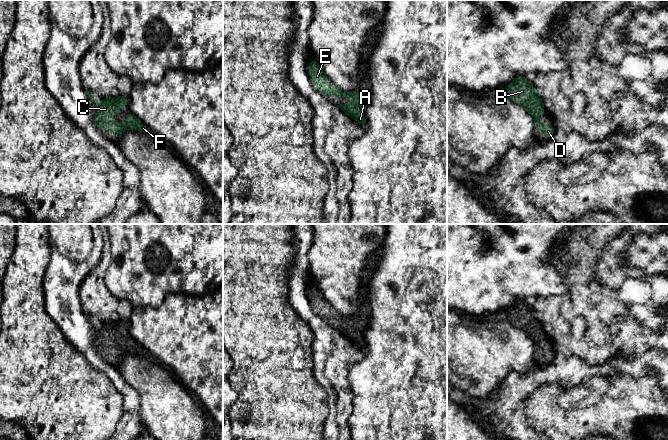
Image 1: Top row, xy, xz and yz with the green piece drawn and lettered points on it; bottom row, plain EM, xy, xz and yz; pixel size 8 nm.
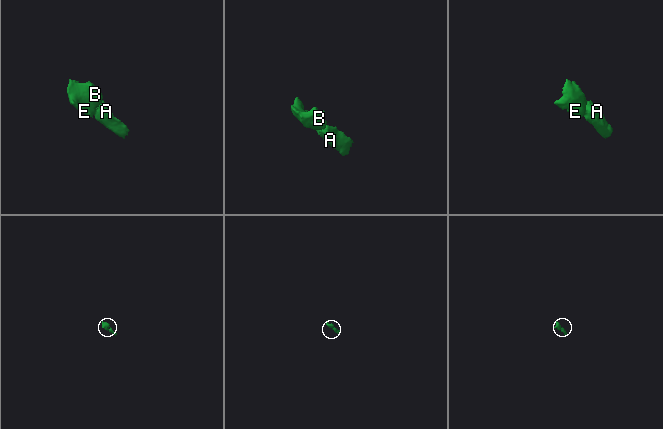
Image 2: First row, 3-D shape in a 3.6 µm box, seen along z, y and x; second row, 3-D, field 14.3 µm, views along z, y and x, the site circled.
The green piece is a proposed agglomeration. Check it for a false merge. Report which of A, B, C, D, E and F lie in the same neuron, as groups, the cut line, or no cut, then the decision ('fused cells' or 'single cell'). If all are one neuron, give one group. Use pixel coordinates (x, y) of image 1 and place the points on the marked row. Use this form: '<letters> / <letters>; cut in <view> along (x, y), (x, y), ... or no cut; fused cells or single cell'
A B C D E F; no cut; single cell

